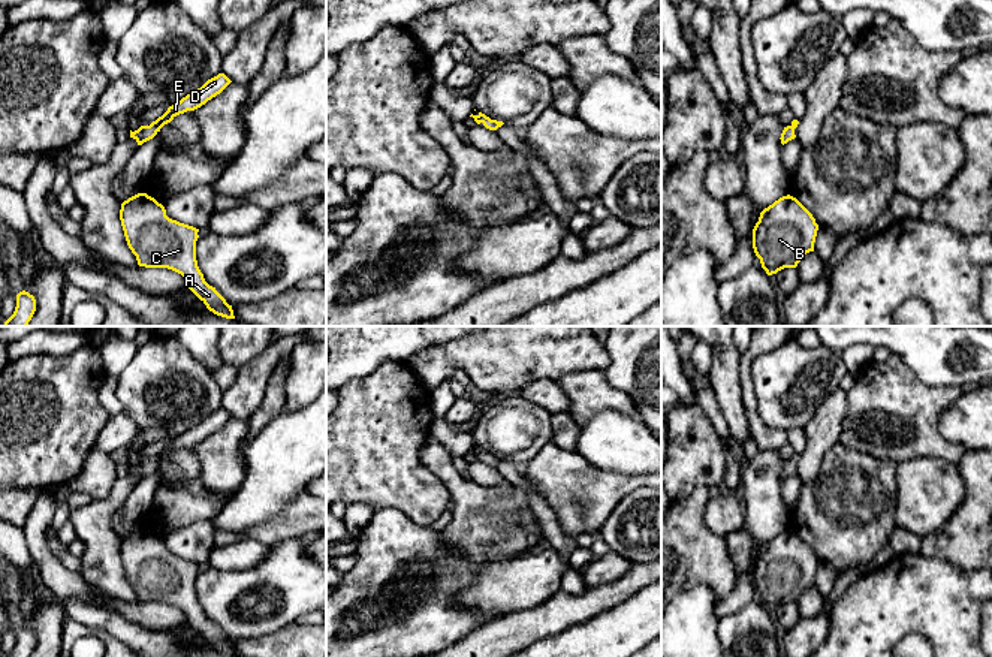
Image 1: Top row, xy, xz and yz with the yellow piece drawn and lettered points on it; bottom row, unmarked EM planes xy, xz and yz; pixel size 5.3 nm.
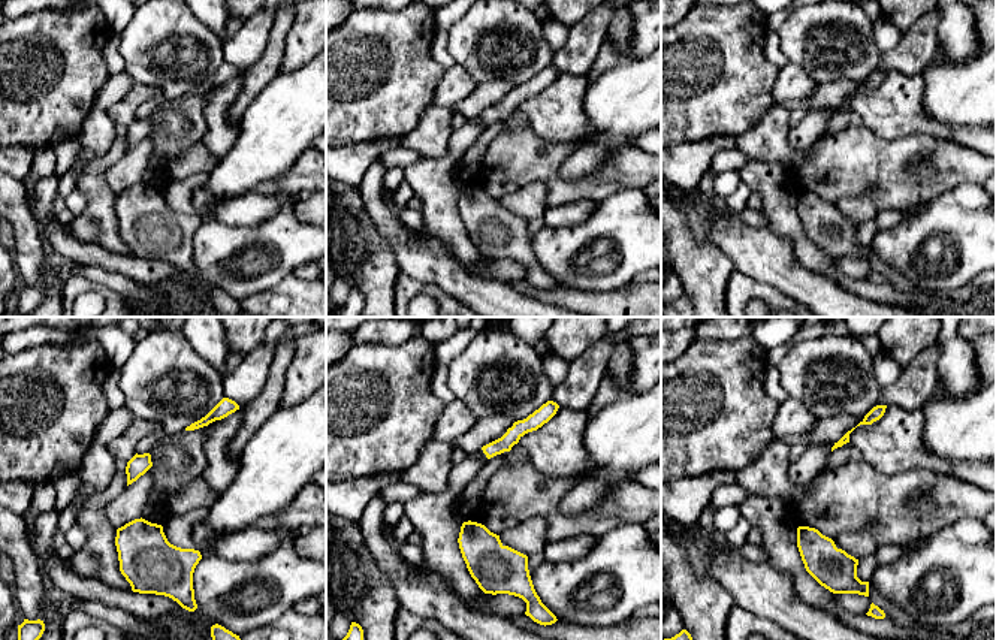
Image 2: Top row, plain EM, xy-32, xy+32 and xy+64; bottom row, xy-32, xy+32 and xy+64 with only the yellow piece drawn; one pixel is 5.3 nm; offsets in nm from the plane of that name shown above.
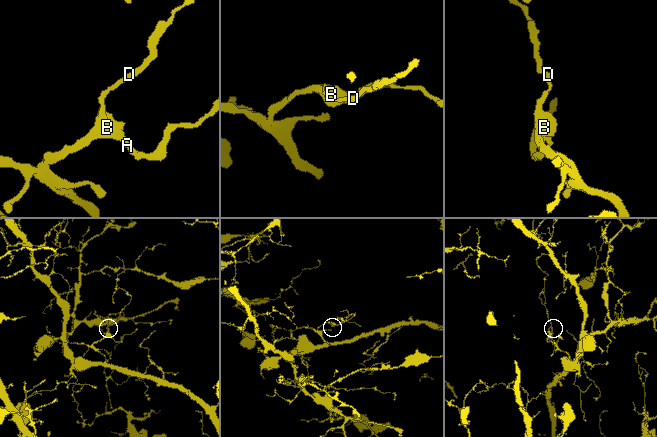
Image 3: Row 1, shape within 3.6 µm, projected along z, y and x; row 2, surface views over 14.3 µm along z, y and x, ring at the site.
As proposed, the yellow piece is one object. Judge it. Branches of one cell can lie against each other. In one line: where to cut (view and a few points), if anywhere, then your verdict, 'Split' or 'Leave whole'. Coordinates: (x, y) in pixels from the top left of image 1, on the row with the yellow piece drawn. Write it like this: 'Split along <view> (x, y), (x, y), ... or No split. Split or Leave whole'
No split. Leave whole

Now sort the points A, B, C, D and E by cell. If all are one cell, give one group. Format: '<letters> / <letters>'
A B C D E

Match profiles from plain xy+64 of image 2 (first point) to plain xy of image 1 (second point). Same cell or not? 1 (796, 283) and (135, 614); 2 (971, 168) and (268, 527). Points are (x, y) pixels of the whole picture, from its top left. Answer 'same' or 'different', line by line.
1: different
2: same

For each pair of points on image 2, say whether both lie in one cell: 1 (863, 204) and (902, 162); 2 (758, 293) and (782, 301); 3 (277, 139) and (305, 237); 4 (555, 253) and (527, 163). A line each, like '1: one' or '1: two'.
1: two
2: one
3: two
4: two

